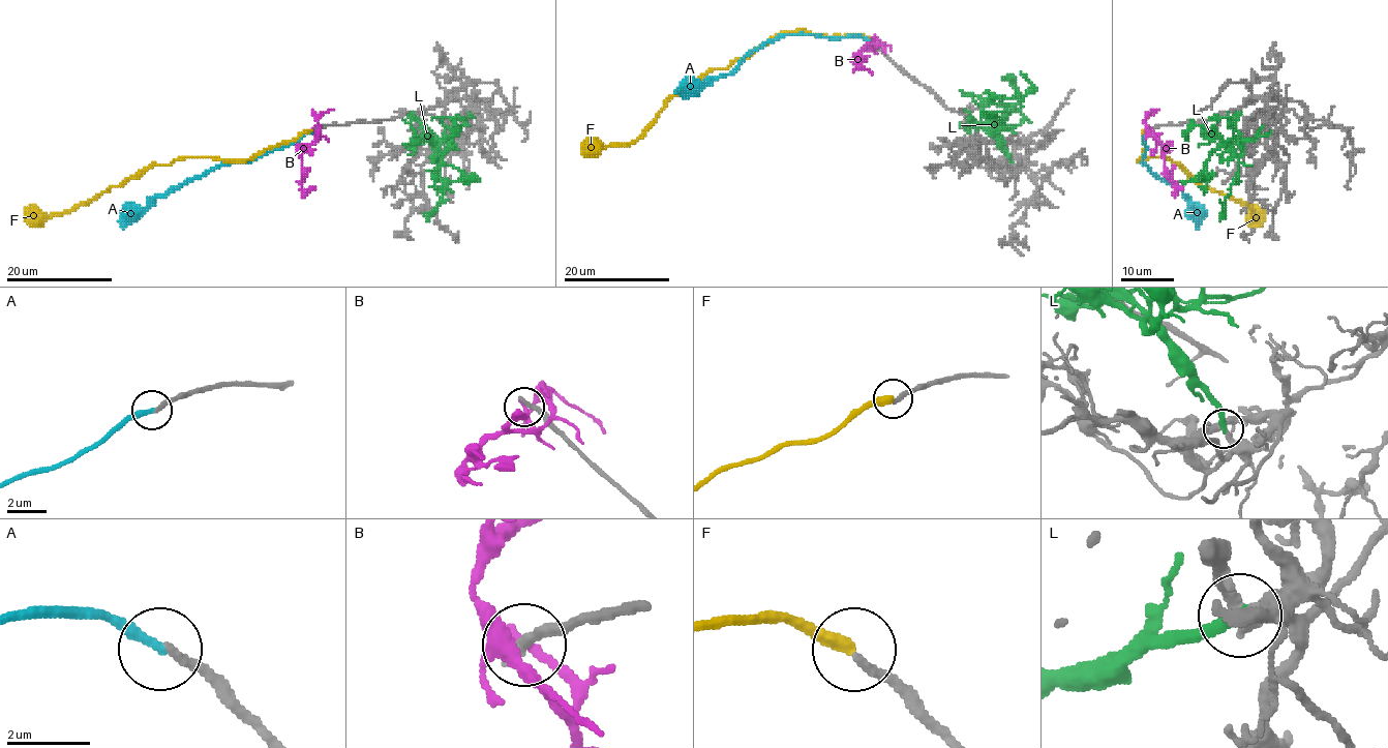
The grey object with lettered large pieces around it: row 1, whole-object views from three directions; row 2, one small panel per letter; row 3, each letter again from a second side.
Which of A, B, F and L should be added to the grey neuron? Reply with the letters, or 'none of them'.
A, L

